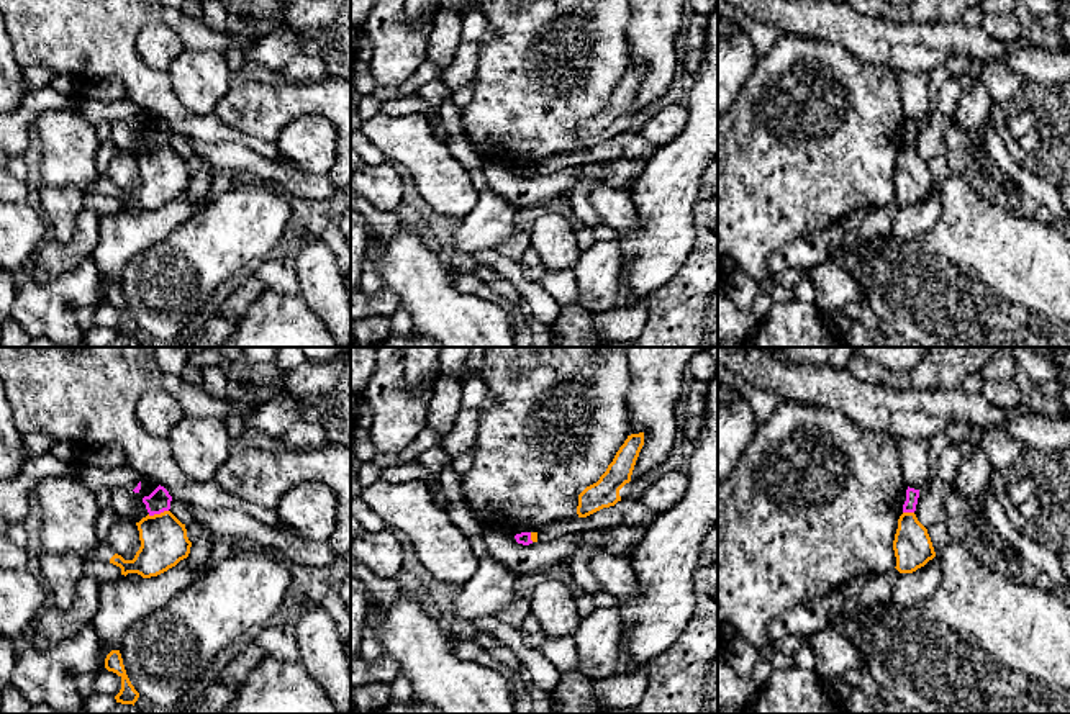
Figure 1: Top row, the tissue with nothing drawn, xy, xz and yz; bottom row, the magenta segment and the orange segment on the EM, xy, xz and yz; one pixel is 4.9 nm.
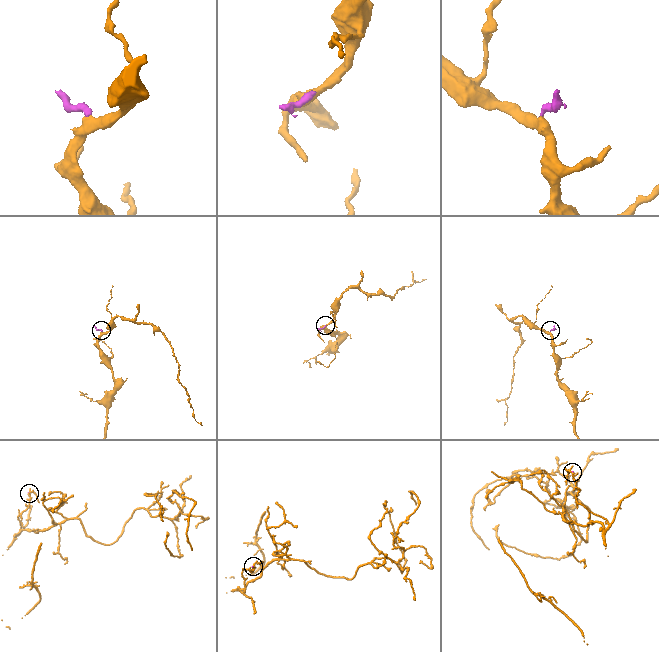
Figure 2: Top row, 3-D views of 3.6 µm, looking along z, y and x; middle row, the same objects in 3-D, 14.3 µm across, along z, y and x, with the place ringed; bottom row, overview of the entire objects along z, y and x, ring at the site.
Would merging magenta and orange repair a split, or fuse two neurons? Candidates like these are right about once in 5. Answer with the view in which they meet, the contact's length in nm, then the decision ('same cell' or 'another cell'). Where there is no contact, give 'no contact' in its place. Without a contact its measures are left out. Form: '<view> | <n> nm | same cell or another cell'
xy | 110 nm | another cell

